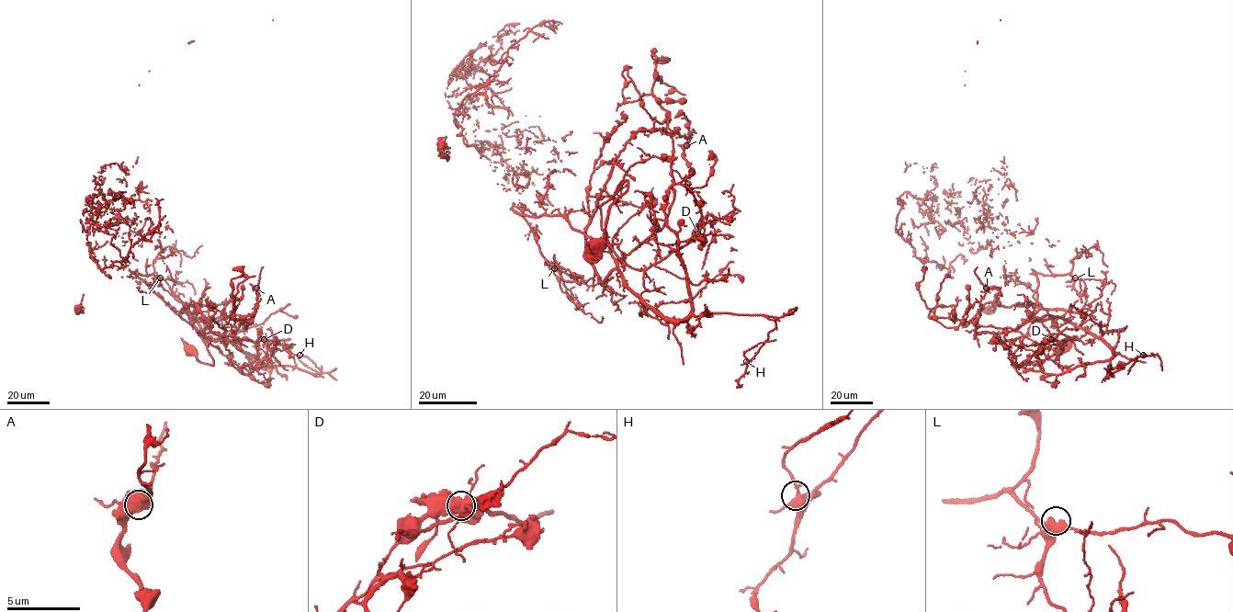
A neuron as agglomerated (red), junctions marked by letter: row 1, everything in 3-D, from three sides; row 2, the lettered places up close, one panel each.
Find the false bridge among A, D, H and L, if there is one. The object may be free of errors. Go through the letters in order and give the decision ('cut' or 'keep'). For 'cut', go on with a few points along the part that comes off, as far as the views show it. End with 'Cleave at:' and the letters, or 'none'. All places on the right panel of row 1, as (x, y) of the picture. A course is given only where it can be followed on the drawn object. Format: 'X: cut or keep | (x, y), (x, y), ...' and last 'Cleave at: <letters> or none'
A: keep
D: cut | (1050, 339), (1077, 338), (1004, 277), (989, 220), (950, 209), (978, 249), (946, 268), (898, 232), (899, 199)
H: keep
L: keep
Cleave at: D

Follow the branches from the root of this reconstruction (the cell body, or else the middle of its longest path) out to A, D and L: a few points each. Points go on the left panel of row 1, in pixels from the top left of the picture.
A: (192, 351), (199, 361), (213, 365), (212, 356), (197, 331), (223, 335), (233, 334), (254, 311), (256, 288)
D: (192, 351), (199, 361), (213, 365), (212, 356), (193, 324), (197, 318), (224, 344), (226, 340), (264, 339)
L: (192, 351), (199, 361), (213, 365), (190, 314), (183, 310), (188, 309), (164, 288), (160, 277)

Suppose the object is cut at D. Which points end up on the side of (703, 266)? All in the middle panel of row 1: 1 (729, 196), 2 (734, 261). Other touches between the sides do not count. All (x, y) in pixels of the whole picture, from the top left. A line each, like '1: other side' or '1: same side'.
1: same side
2: other side

